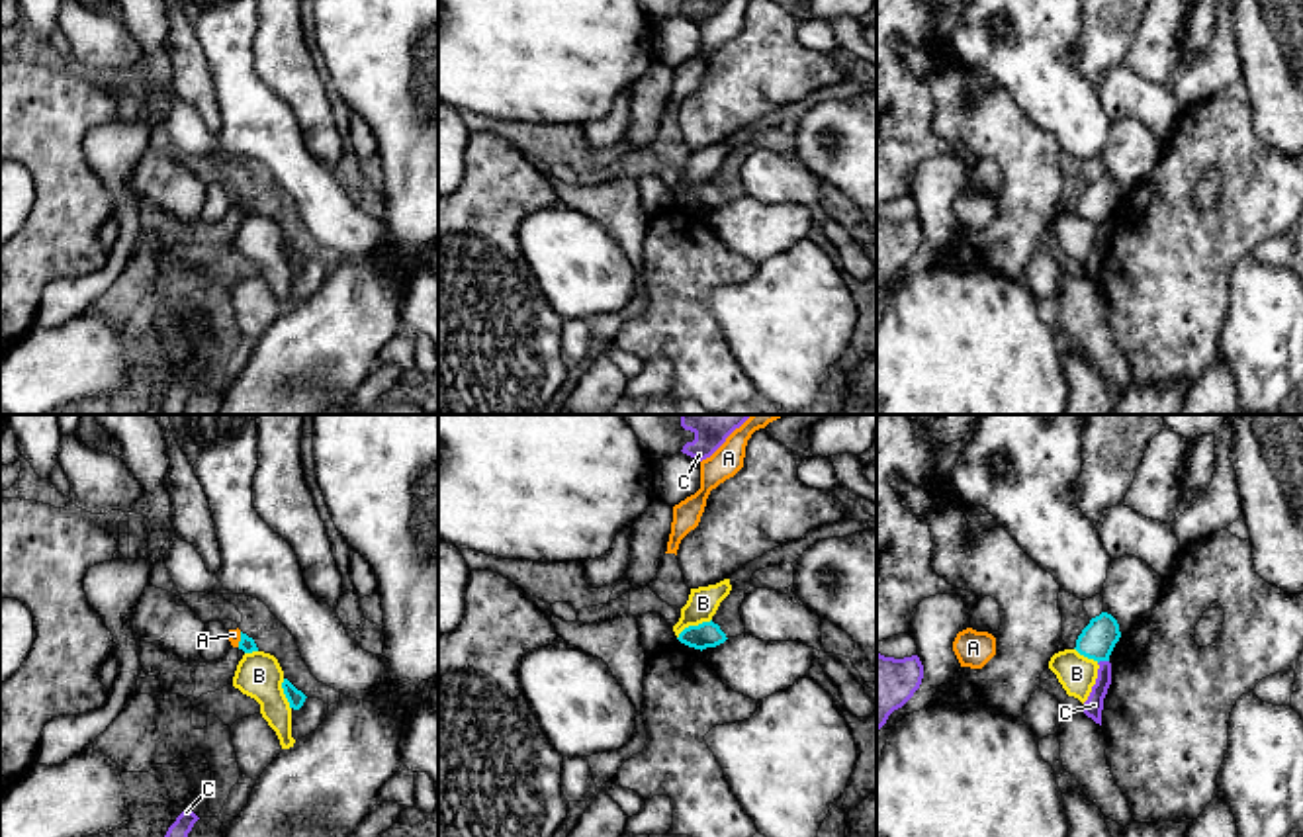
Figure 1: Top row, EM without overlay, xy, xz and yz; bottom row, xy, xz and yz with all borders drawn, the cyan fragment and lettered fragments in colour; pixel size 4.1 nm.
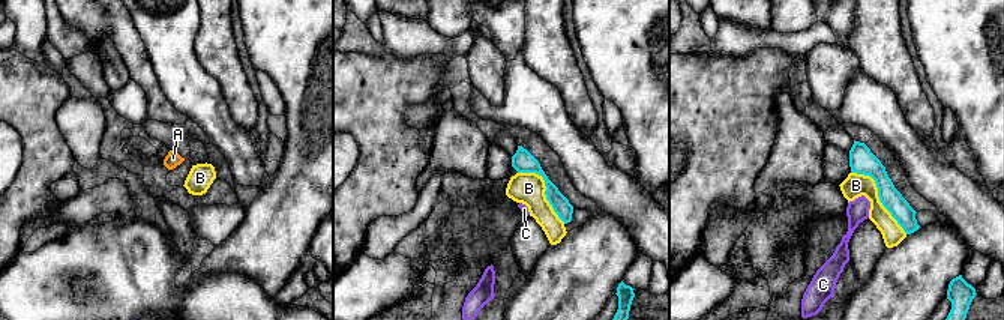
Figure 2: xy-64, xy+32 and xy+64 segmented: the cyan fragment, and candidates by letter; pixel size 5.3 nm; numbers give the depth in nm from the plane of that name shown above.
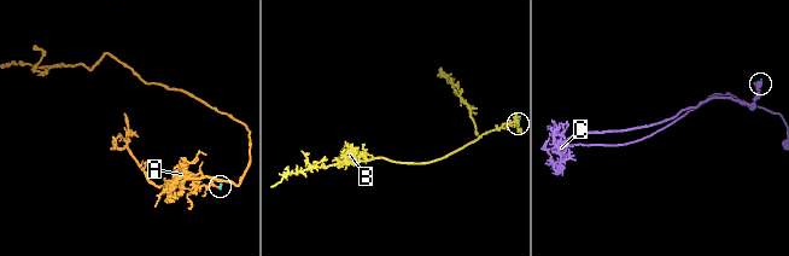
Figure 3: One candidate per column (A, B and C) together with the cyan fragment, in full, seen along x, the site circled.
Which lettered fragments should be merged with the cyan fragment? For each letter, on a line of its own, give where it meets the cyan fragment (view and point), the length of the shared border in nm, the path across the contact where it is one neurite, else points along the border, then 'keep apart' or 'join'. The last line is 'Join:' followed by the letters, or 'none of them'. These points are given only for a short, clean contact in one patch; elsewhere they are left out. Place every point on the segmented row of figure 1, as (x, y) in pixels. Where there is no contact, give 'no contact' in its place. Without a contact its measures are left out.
A: contact xy (241, 640); length 70 nm; border xy (241, 632), (237, 646); keep apart
B: contact xz (693, 626); length 170 nm; keep apart
C: contact yz (1102, 660); length 50 nm; border yz (1108, 660), (1098, 663); keep apart
Join: none of them

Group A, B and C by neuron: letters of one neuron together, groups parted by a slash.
A / B / C

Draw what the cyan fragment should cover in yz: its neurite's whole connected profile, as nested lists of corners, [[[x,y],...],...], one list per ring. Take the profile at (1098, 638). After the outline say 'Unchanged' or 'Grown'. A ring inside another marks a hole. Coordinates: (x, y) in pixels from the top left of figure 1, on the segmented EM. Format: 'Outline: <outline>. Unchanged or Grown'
Outline: [[[1101,612],[1100,616],[1092,618],[1090,624],[1082,630],[1076,639],[1076,651],[1094,661],[1109,661],[1109,655],[1119,641],[1121,632],[1117,620]]]. Unchanged

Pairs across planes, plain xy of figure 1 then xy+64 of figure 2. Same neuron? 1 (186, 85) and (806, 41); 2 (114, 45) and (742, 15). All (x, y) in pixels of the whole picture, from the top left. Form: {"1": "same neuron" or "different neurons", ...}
{"1": "different neurons", "2": "different neurons"}

